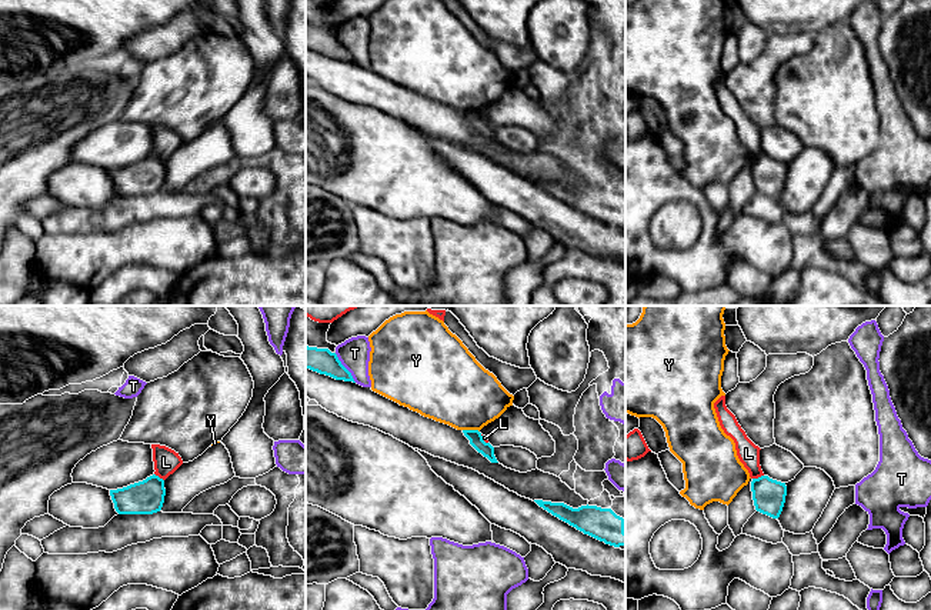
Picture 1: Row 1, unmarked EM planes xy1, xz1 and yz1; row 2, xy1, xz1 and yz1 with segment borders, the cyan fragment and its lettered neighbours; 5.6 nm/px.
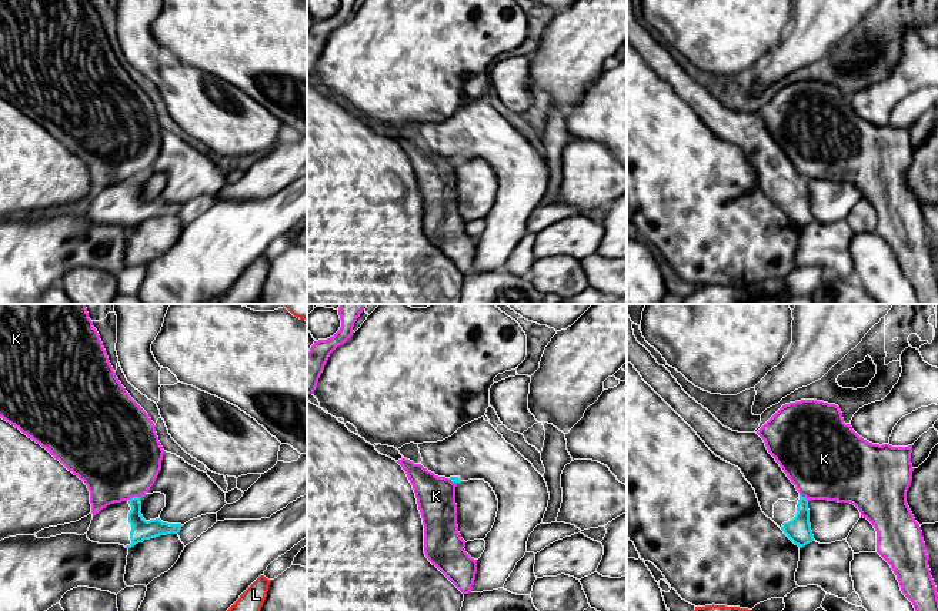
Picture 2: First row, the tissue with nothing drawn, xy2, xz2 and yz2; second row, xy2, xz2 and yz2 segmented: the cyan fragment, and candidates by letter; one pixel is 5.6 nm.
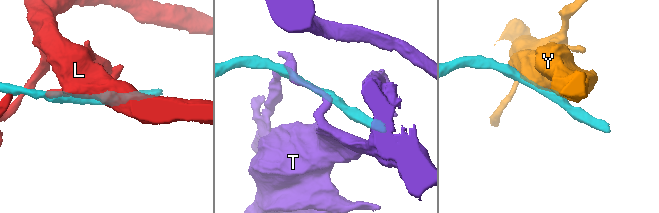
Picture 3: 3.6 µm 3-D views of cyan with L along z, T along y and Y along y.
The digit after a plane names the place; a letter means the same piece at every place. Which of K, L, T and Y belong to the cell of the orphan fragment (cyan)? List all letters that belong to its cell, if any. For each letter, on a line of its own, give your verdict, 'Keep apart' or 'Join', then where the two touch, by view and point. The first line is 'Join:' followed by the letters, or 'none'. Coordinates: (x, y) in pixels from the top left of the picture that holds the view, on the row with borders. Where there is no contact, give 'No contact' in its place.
Join: none
K: Keep apart. Touches cyan at xy2 (133, 497)
L: Keep apart. Touches cyan at yz1 (758, 477)
T: Keep apart. Touches cyan at xz1 (344, 367)
Y: Keep apart. Touches cyan at xz1 (471, 430)

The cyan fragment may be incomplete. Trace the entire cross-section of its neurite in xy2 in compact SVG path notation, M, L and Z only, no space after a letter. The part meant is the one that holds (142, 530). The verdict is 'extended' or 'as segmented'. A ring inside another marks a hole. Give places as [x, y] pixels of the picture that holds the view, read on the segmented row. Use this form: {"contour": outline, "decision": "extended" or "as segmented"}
{"contour": "M164 451L161 470L146 494L161 493L166 495L166 507L156 520L146 521L141 515L140 497L128 501L114 503L93 515L87 538L99 544L120 544L131 548L144 540L167 534L178 534L181 527L193 518L216 514L226 503L226 493L207 475L176 454Z", "decision": "extended"}

